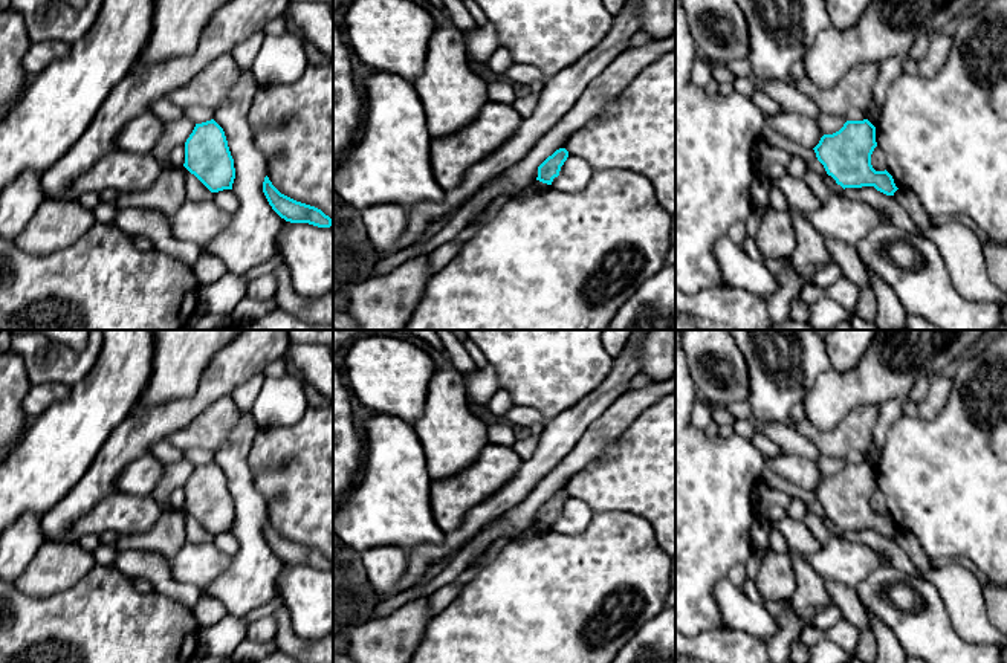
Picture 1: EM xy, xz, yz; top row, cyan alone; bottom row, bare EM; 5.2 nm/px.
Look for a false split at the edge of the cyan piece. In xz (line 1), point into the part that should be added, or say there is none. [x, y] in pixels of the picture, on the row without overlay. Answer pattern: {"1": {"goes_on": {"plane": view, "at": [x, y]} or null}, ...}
{"1": {"goes_on": null}}

